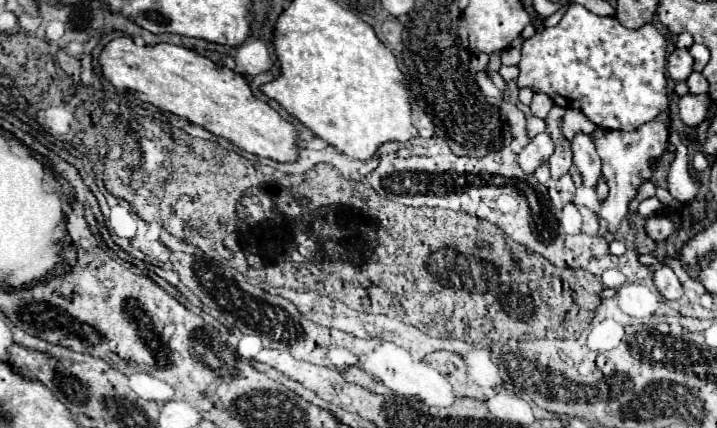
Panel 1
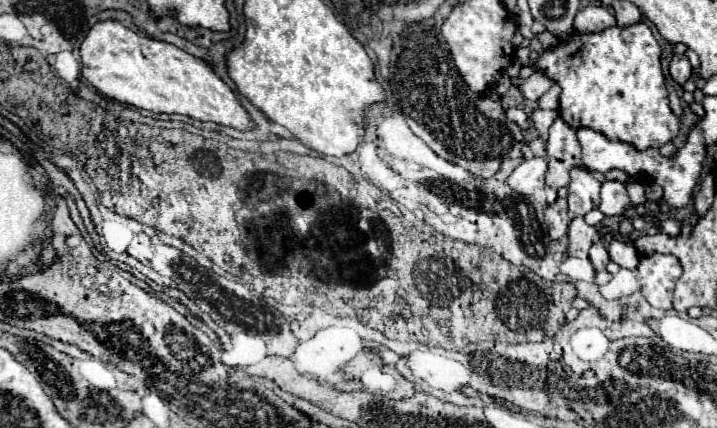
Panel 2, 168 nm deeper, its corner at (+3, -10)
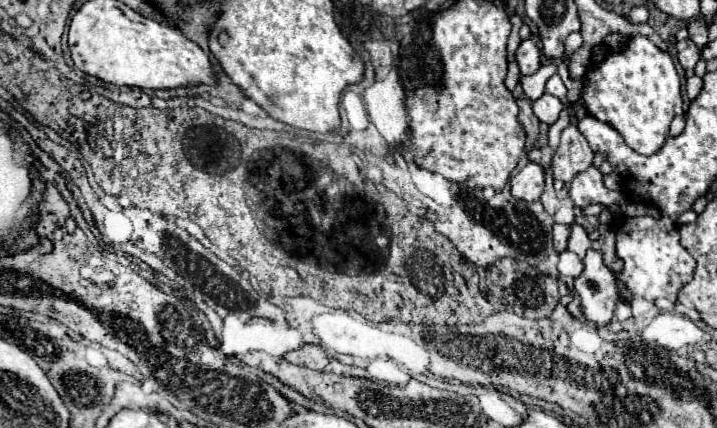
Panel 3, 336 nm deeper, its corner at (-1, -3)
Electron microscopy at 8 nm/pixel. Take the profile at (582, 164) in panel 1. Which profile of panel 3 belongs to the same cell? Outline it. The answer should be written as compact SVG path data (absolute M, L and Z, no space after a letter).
M589 167L583 173L577 173L569 187L569 197L575 201L577 207L587 207L591 203L603 203L603 205L621 205L623 193L621 191L609 191L603 185L603 175L597 167Z

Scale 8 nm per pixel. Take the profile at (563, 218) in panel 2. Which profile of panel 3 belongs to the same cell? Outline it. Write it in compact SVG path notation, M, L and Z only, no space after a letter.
M553 225L553 245L555 245L557 253L561 253L561 251L567 249L569 233L571 233L571 229L567 225Z

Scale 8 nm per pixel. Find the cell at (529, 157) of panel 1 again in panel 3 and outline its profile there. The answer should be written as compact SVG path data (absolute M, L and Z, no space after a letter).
M527 163L513 179L511 179L511 195L523 201L539 201L543 193L543 167L537 163Z

